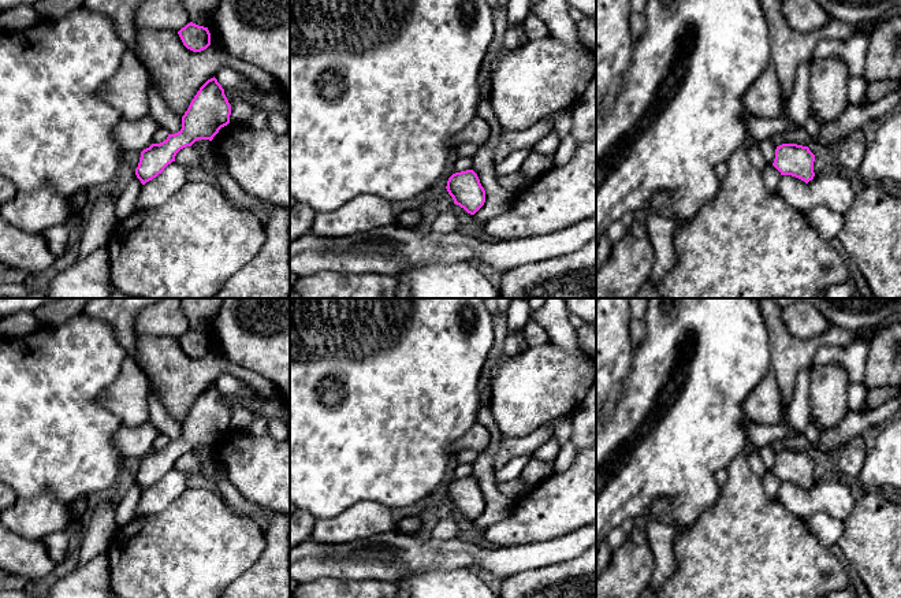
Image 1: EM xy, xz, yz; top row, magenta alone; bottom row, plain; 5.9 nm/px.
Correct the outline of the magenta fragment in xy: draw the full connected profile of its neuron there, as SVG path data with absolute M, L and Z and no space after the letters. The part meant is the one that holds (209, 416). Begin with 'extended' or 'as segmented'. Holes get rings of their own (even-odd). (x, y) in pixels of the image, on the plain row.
as segmented; M213 383L208 386L191 406L182 423L182 435L168 441L160 450L152 450L141 458L135 482L142 491L156 484L164 475L175 468L176 460L191 453L198 446L209 446L230 430L231 412L224 395Z

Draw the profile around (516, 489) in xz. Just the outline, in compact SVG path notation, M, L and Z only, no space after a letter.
M520 479L507 480L498 484L496 487L499 493L511 498L513 501L518 501L520 498L522 498L530 489L530 486L521 482Z

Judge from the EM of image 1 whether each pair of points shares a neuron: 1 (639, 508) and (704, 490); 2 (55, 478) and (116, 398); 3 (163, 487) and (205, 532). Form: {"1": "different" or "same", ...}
{"1": "same", "2": "different", "3": "different"}

